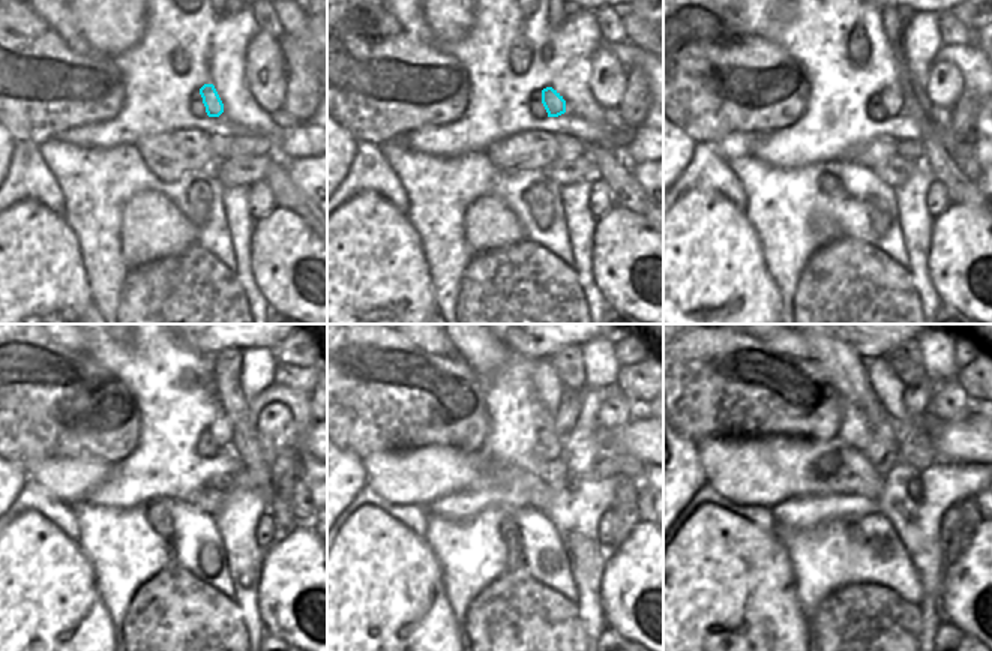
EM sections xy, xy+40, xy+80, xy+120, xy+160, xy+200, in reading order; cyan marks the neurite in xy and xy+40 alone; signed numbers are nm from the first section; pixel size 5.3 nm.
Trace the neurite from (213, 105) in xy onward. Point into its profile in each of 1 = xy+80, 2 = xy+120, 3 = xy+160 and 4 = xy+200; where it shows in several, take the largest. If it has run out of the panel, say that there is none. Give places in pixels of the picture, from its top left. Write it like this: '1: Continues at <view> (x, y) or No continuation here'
1: Continues at xy+80 (892, 96)
2: Continues at xy+120 (221, 431)
3: Continues at xy+160 (571, 404)
4: Continues at xy+200 (917, 396)

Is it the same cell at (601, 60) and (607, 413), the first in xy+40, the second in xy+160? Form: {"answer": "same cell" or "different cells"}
{"answer": "same cell"}

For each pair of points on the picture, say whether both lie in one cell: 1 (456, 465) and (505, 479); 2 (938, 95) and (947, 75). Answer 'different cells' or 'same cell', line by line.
1: same cell
2: same cell

